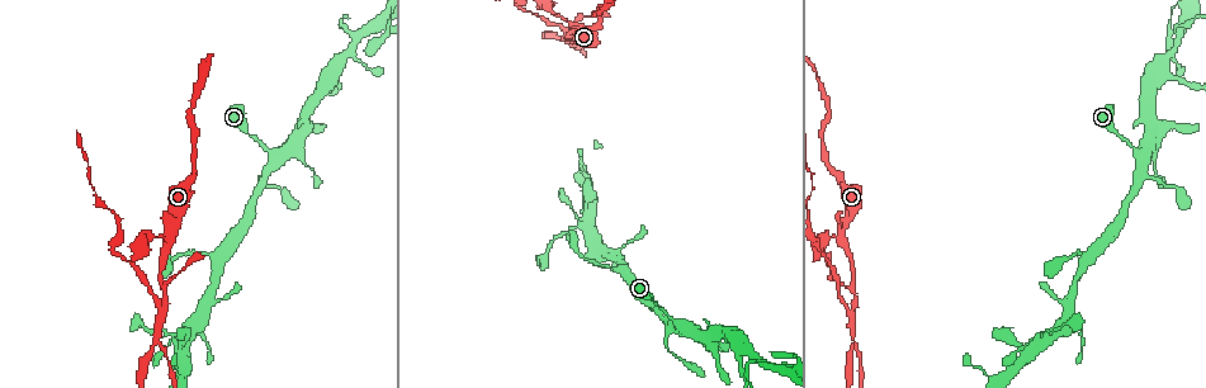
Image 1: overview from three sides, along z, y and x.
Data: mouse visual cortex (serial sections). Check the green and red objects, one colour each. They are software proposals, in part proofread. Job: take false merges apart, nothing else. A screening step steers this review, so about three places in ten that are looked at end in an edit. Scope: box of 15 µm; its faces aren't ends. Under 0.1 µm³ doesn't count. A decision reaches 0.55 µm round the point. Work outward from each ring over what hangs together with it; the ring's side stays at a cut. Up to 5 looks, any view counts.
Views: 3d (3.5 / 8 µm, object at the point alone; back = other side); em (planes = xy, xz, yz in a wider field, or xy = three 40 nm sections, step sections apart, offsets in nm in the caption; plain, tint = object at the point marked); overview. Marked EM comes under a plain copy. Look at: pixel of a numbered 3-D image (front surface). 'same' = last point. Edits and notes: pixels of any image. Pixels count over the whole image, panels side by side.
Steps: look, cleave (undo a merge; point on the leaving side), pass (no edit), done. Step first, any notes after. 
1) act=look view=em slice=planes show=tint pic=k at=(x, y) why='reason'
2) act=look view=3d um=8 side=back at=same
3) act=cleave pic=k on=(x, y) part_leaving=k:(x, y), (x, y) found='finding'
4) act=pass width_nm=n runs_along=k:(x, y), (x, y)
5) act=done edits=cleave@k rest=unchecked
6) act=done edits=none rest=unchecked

act=look view=3d um=3.5 pic=1 at=(1178, 38) why='side arm on a straight run'

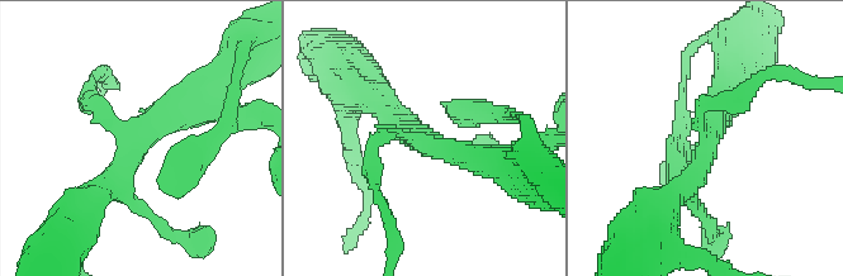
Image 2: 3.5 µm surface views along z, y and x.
act=look view=em slice=xy step=5 show=tint pic=2 at=(419, 136) arms=3 arm_widths_nm=150,300,300

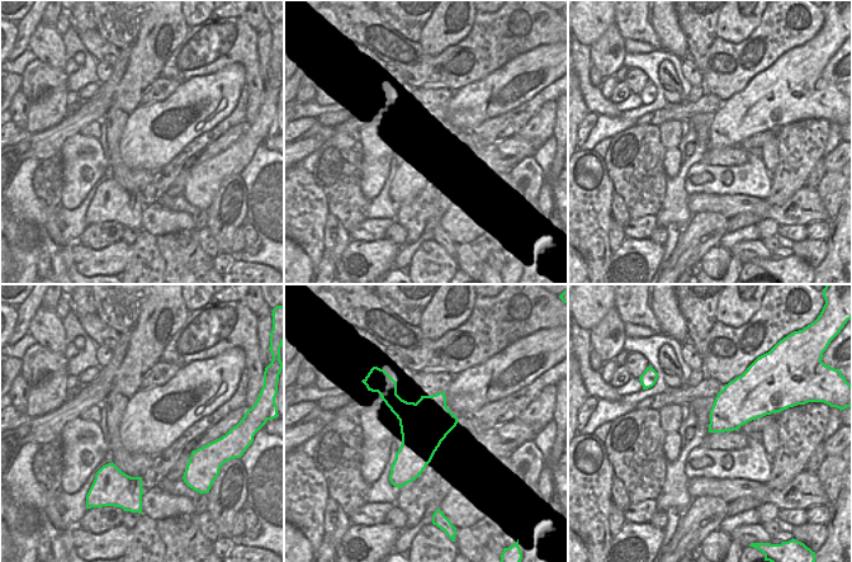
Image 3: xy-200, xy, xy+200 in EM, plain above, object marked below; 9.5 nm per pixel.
act=cleave pic=2 on=(377, 137) part_leaving=2:(402, 136), (372, 148), (387, 213) found='two cells meet here'

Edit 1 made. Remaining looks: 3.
act=look view=overview why='see it whole again'

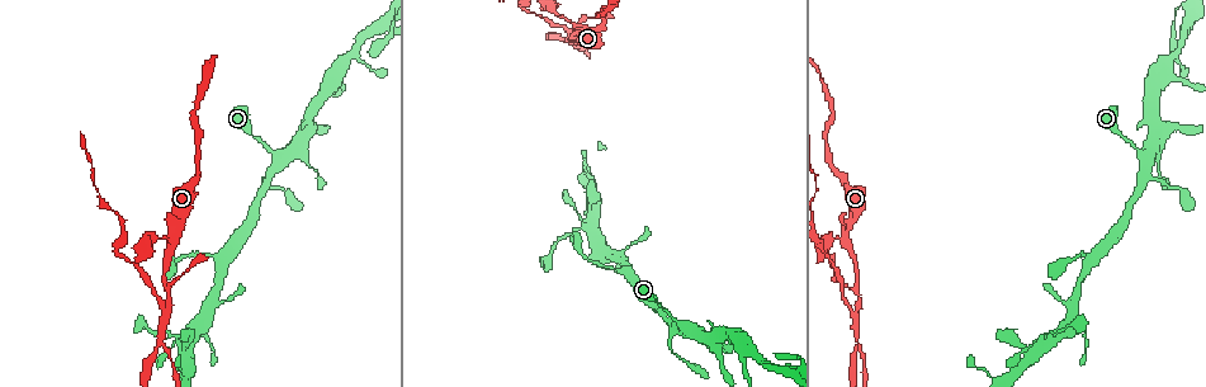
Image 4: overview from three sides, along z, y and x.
act=look view=3d um=3.5 pic=4 at=(857, 314) why='three arms meet'

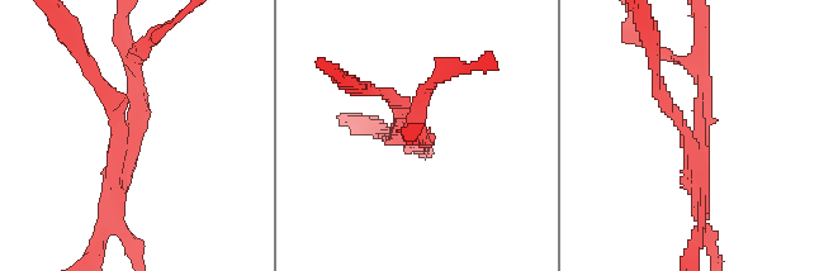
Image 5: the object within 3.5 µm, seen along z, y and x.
act=cleave pic=5 on=(113, 105) arm_widths_nm=200,200,200 found='a second cell is stuck on'

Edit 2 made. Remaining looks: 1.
act=done edits=cleave@2,cleave@5 rest=unchecked

